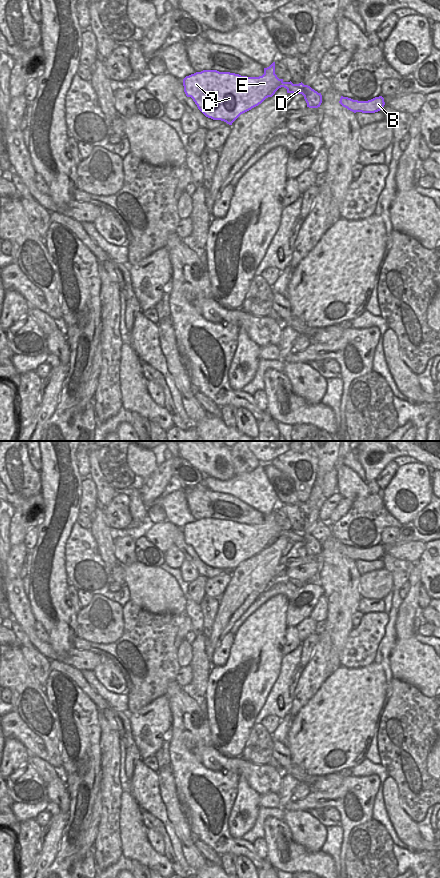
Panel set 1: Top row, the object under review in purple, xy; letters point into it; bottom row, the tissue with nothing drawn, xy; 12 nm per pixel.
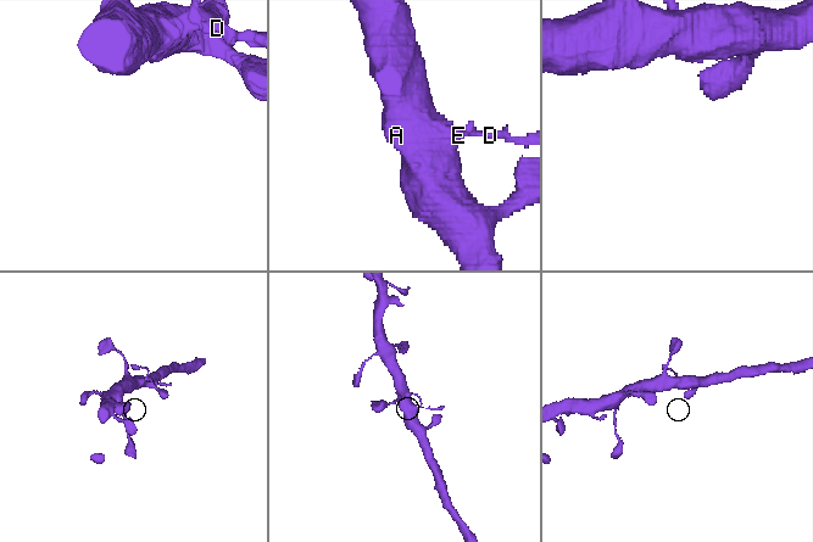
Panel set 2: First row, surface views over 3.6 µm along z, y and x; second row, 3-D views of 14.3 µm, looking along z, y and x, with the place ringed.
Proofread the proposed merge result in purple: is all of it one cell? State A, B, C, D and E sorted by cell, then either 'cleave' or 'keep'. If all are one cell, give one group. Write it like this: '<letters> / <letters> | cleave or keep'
A B C D E | keep

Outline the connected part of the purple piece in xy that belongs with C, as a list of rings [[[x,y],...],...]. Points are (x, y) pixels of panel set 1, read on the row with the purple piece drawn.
[[[275,62],[264,68],[264,74],[259,77],[247,77],[230,72],[217,70],[203,70],[183,79],[184,92],[191,97],[198,109],[208,118],[221,120],[229,125],[243,113],[261,104],[266,98],[272,97],[275,92],[284,87],[287,93],[302,94],[309,108],[318,108],[322,103],[322,95],[302,82],[293,84],[284,82],[275,74]]]

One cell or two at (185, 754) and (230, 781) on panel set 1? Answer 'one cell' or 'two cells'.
one cell

